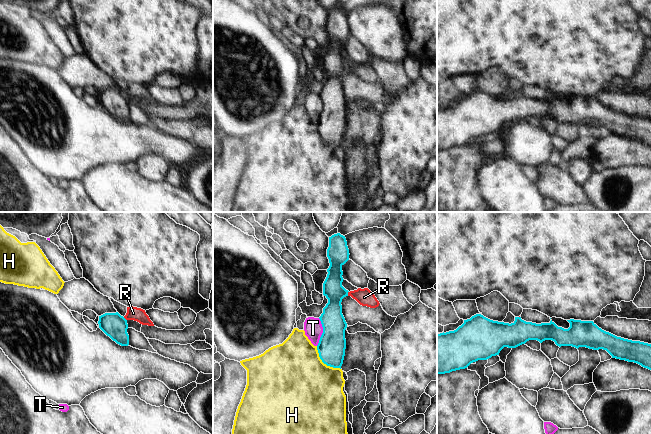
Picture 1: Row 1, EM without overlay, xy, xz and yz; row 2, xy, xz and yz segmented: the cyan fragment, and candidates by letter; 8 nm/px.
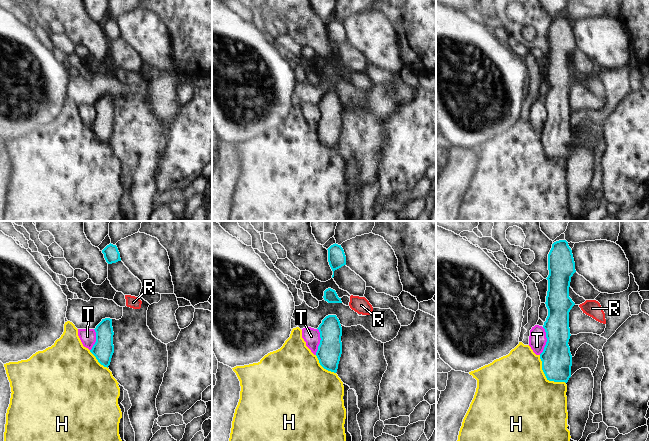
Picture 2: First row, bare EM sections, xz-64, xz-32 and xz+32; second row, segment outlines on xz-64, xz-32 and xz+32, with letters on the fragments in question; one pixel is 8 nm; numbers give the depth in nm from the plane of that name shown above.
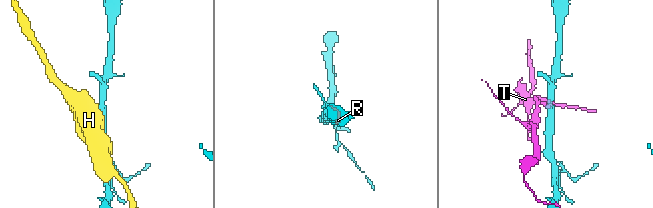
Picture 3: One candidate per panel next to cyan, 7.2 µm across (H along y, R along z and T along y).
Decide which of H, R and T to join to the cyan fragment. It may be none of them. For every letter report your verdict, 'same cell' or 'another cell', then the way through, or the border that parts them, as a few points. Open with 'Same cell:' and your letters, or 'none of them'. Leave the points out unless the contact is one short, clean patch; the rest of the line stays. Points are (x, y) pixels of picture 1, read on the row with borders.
Same cell: none of them
H: another cell
R: another cell; border along xz (348, 291), (347, 295)
T: another cell; border along xz (319, 318), (322, 324), (322, 334), (316, 345)

